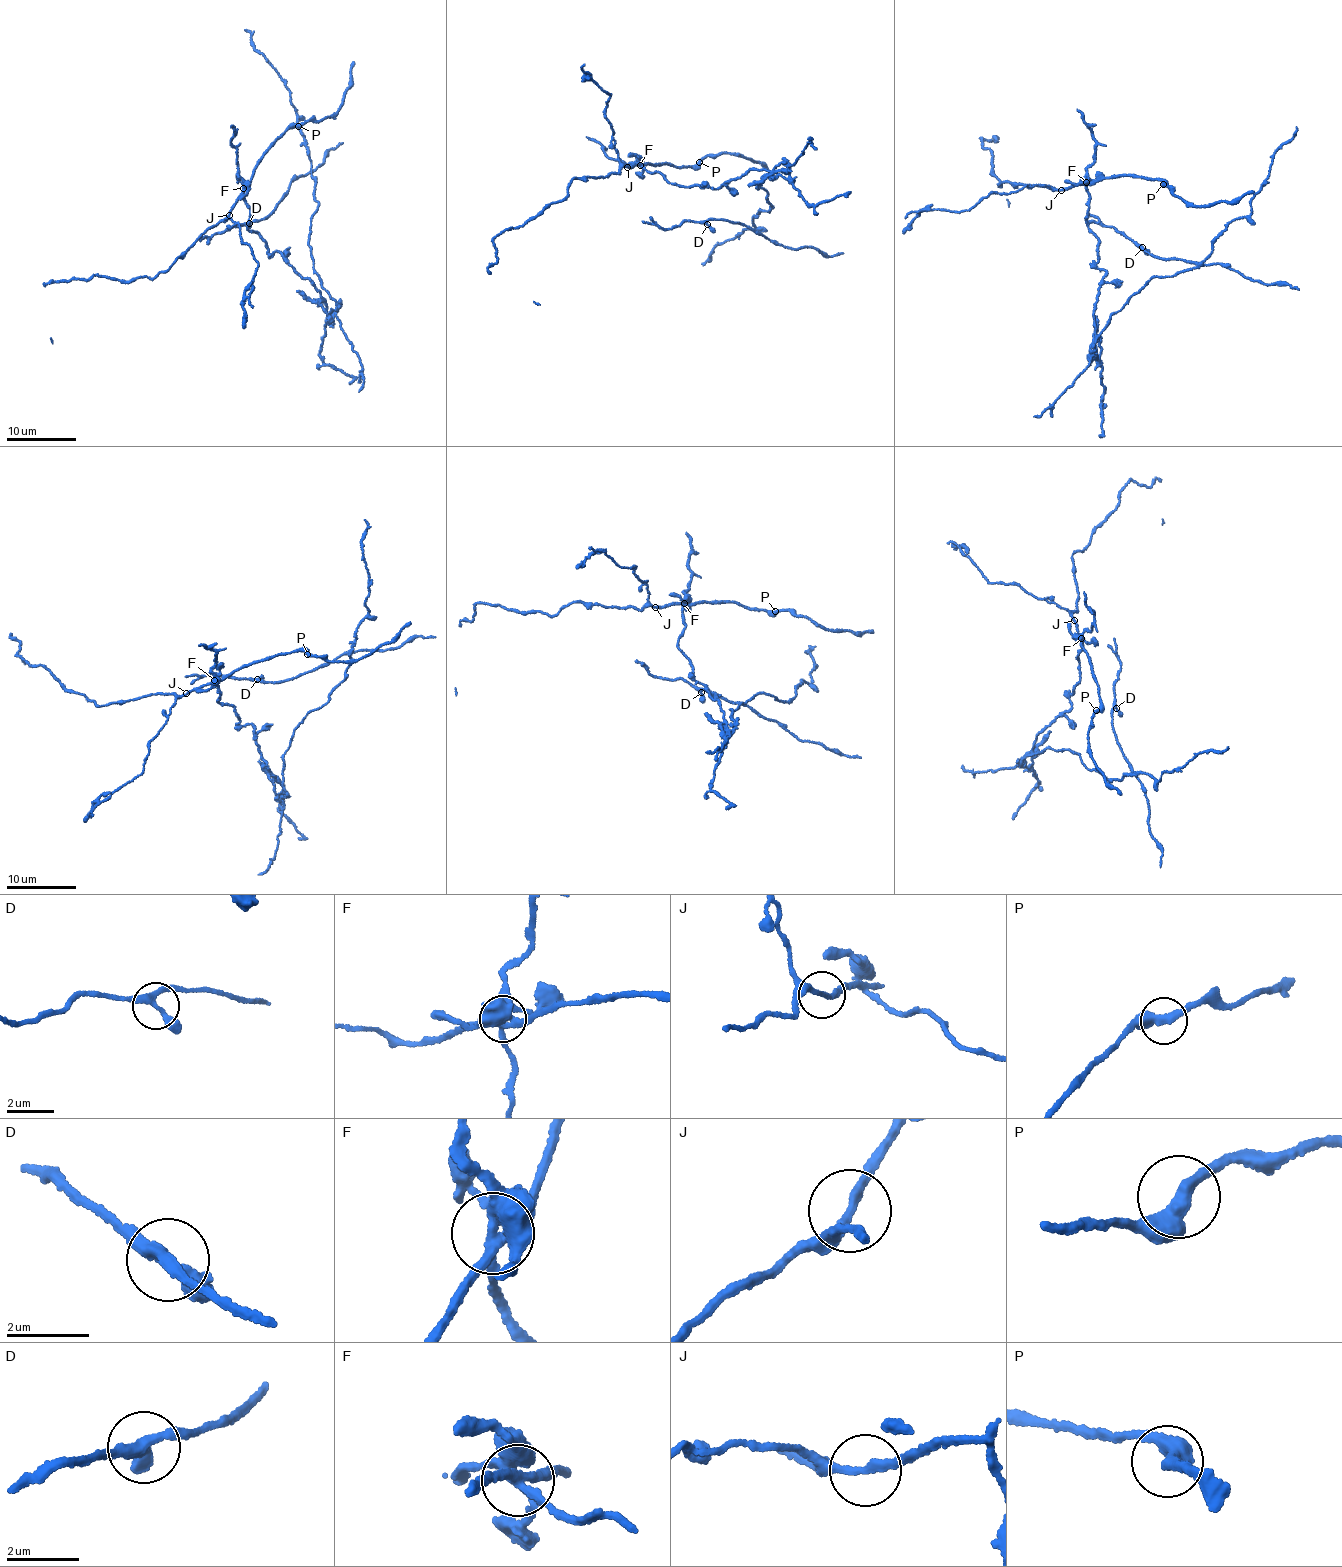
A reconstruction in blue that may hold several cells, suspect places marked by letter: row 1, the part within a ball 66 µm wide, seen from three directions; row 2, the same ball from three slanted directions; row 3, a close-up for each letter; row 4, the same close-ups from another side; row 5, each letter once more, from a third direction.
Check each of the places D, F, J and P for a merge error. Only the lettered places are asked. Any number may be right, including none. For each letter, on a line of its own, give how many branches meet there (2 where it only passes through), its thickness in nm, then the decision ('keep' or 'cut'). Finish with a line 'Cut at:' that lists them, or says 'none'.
D: 3 | 260 nm | keep
F: 6 | 360 nm | cut
J: 2 | 200 nm | cut
P: 2 | 380 nm | keep
Cut at: F, J

